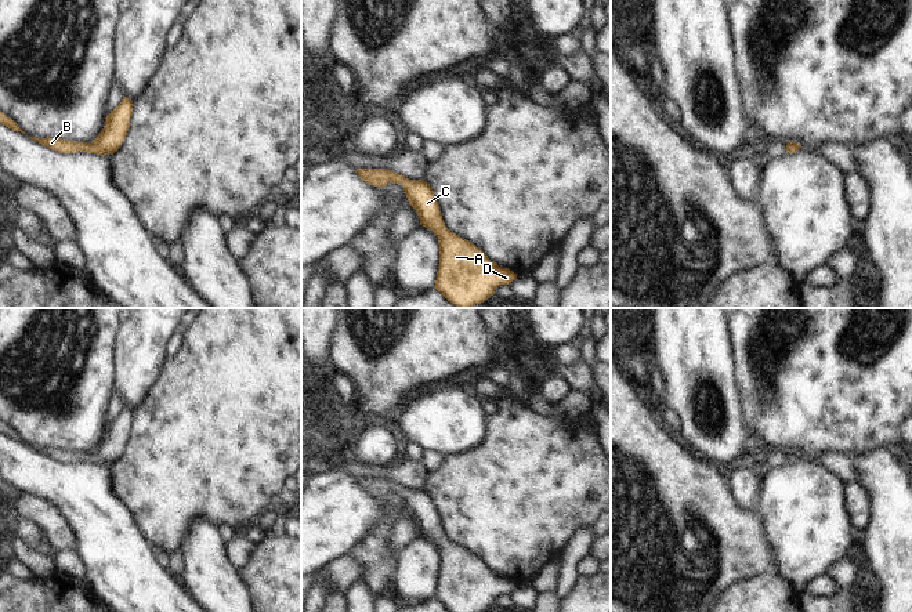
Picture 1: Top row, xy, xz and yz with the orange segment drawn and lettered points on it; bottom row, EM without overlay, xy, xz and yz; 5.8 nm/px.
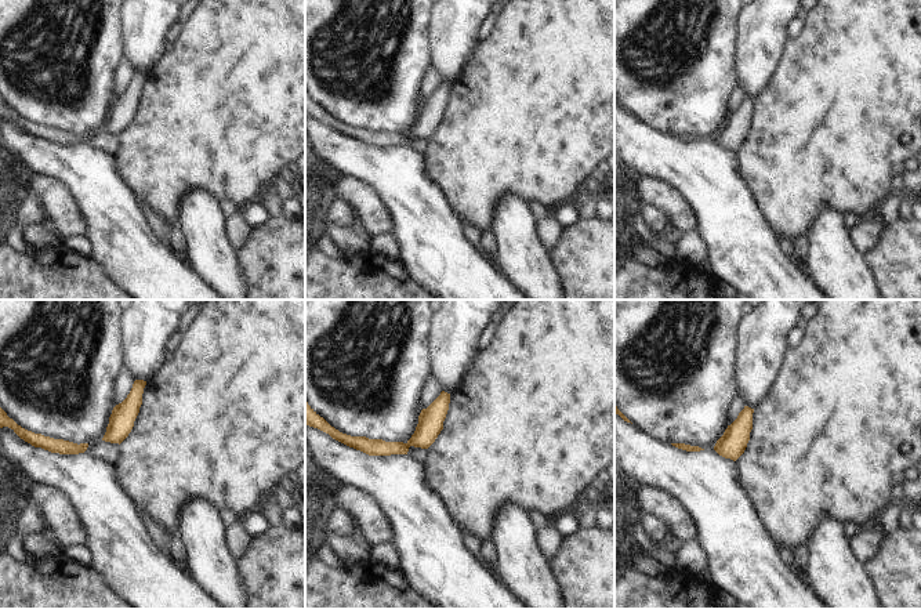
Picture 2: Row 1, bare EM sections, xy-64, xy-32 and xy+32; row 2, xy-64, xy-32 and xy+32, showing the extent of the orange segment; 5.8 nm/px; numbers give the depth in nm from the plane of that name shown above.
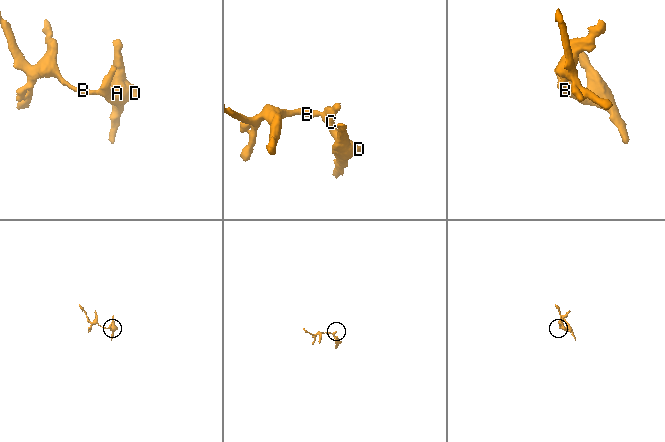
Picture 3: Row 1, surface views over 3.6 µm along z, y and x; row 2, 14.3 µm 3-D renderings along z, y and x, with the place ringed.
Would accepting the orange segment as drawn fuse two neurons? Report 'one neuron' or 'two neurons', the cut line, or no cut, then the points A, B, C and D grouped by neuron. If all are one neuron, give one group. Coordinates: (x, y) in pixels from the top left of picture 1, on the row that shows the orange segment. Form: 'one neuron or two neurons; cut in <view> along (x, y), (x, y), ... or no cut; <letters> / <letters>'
one neuron; no cut; A B C D

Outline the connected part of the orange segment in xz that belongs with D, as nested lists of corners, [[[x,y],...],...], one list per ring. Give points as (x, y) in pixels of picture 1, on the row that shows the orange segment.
[[[357,169],[355,173],[374,187],[386,187],[388,182],[403,185],[420,225],[438,238],[439,267],[434,289],[457,308],[484,303],[500,285],[510,285],[517,278],[517,274],[499,267],[474,243],[445,227],[434,191],[424,180],[409,180],[386,169]]]

